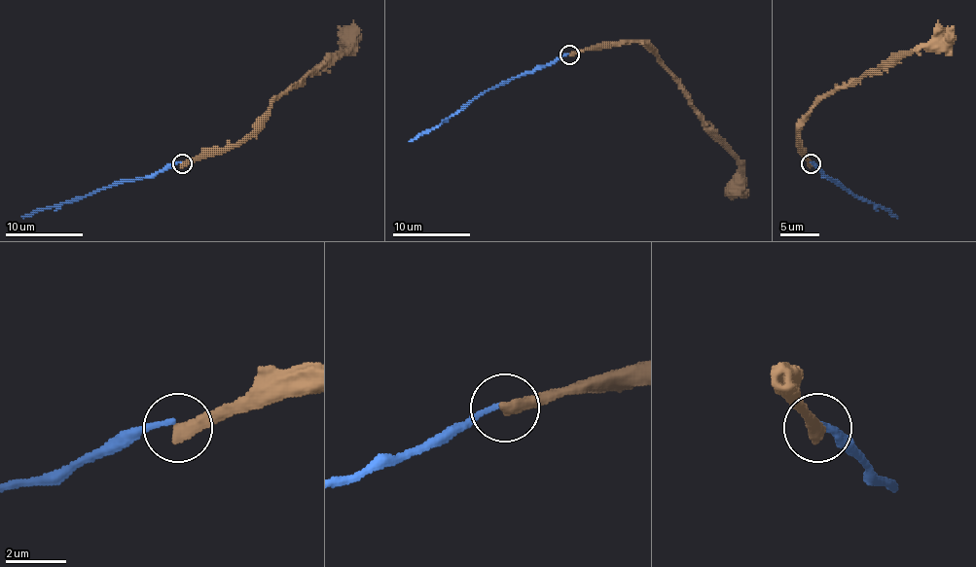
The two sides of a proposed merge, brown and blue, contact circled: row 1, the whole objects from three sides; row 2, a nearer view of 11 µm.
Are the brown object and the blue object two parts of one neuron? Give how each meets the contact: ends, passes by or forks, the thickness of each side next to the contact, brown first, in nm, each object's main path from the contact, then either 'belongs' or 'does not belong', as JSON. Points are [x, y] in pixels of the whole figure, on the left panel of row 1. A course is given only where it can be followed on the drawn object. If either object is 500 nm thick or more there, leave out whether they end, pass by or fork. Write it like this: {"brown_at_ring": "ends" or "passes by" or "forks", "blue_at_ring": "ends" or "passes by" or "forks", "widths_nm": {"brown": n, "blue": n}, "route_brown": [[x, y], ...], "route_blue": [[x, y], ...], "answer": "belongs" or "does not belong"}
{"brown_at_ring": "ends", "blue_at_ring": "ends", "widths_nm": {"brown": 480, "blue": 160}, "route_brown": [[183, 163], [221, 154], [238, 144], [285, 90], [349, 48], [351, 38], [345, 26]], "route_blue": [[181, 161], [154, 175], [115, 183], [21, 216]], "answer": "does not belong"}

